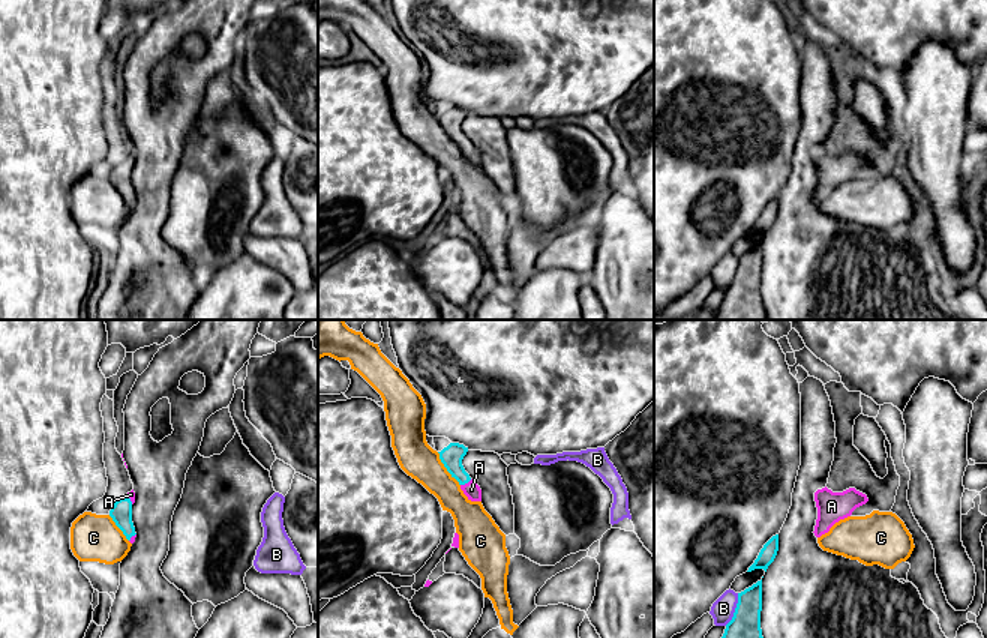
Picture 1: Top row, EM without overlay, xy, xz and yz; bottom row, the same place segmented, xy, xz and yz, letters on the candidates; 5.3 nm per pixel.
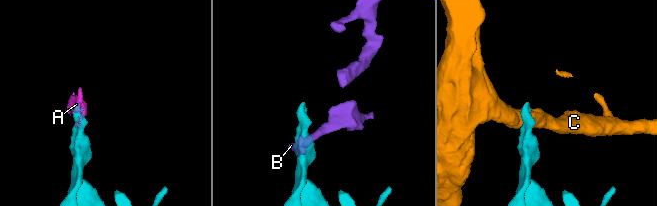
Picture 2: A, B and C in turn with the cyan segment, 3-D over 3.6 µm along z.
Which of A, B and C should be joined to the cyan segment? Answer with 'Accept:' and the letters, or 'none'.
Accept: A

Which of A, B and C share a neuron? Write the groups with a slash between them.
A / B / C

